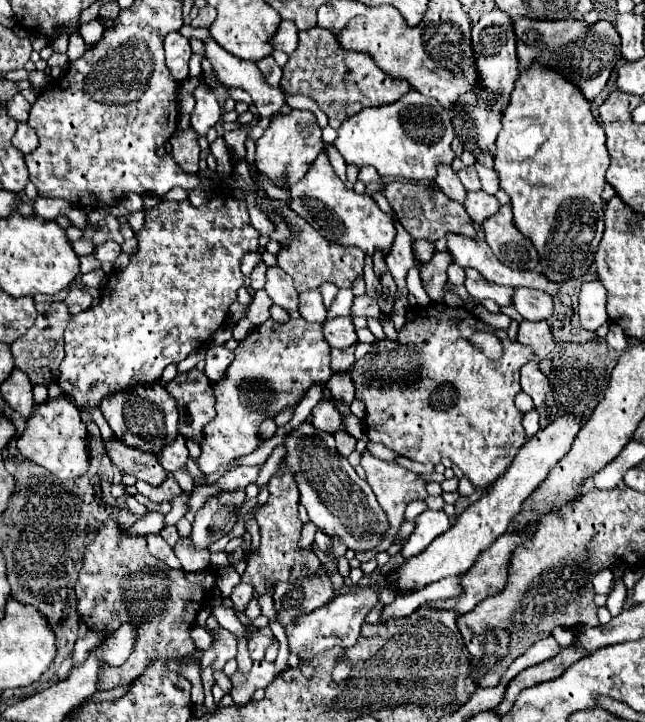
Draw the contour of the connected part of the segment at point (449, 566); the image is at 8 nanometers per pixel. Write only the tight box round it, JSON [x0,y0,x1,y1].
[394,415,582,591]

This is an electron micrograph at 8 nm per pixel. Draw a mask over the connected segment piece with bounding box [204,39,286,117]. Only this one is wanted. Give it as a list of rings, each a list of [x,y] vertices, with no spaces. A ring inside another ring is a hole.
[[[208,39],[204,45],[206,45],[206,57],[212,61],[220,83],[226,87],[244,89],[254,99],[260,117],[274,115],[286,103],[284,101],[286,95],[280,89],[270,87],[262,79],[256,63],[226,53],[214,39]]]

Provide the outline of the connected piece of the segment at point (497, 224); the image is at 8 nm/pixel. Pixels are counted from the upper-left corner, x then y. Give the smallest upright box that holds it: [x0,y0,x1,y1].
[484,203,538,269]

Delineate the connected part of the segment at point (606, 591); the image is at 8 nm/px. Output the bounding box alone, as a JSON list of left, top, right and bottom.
[594,569,614,595]

